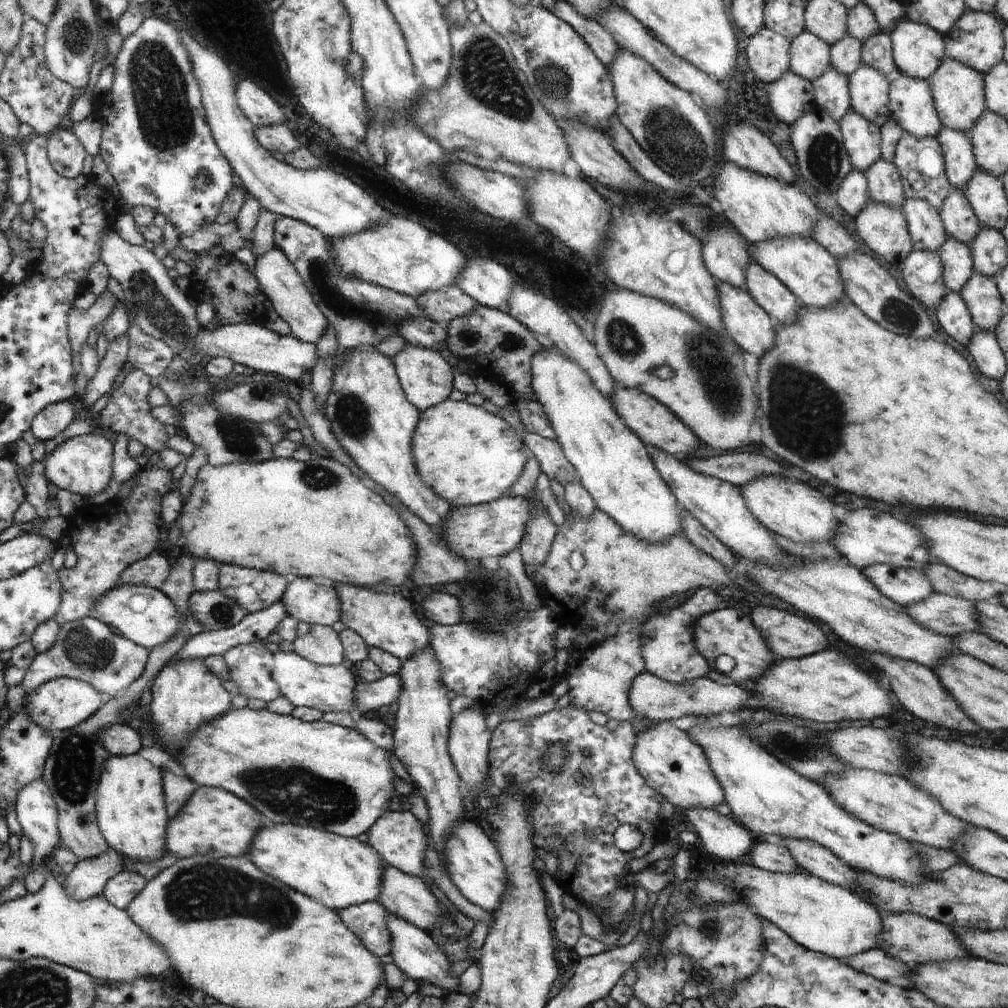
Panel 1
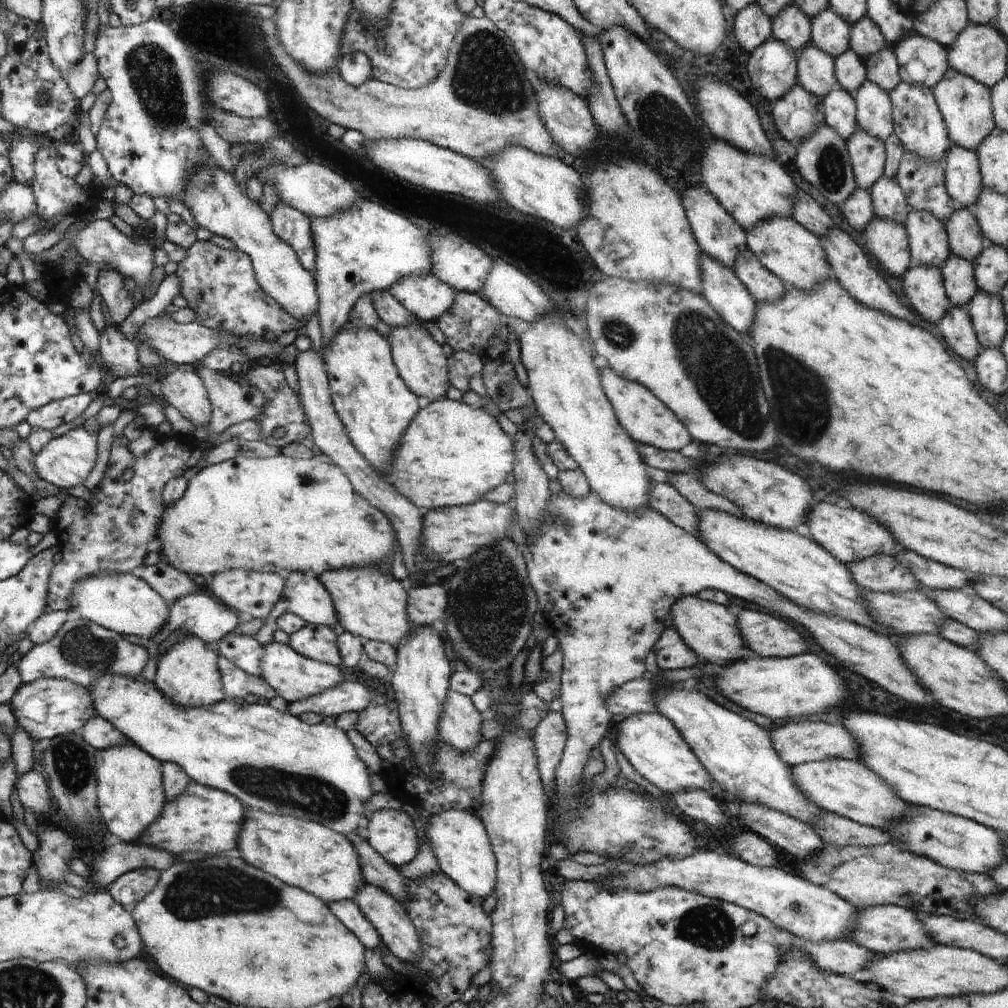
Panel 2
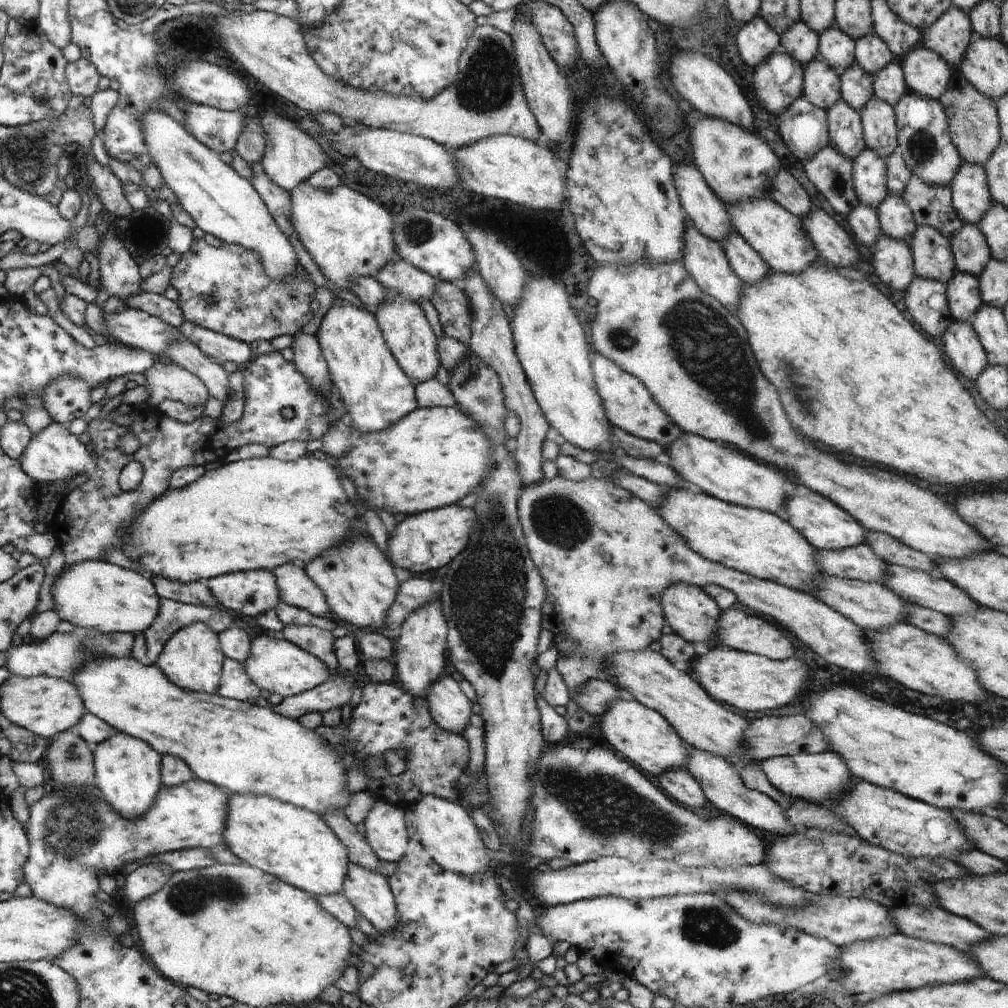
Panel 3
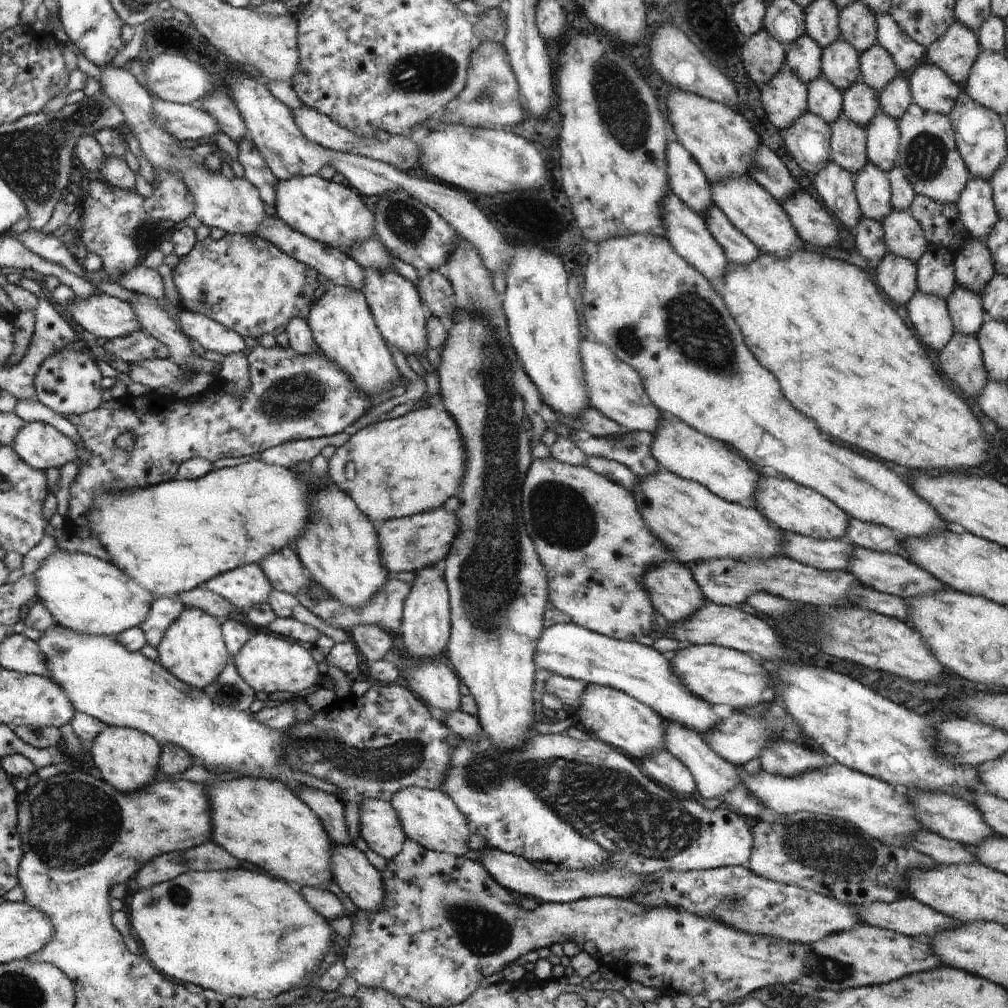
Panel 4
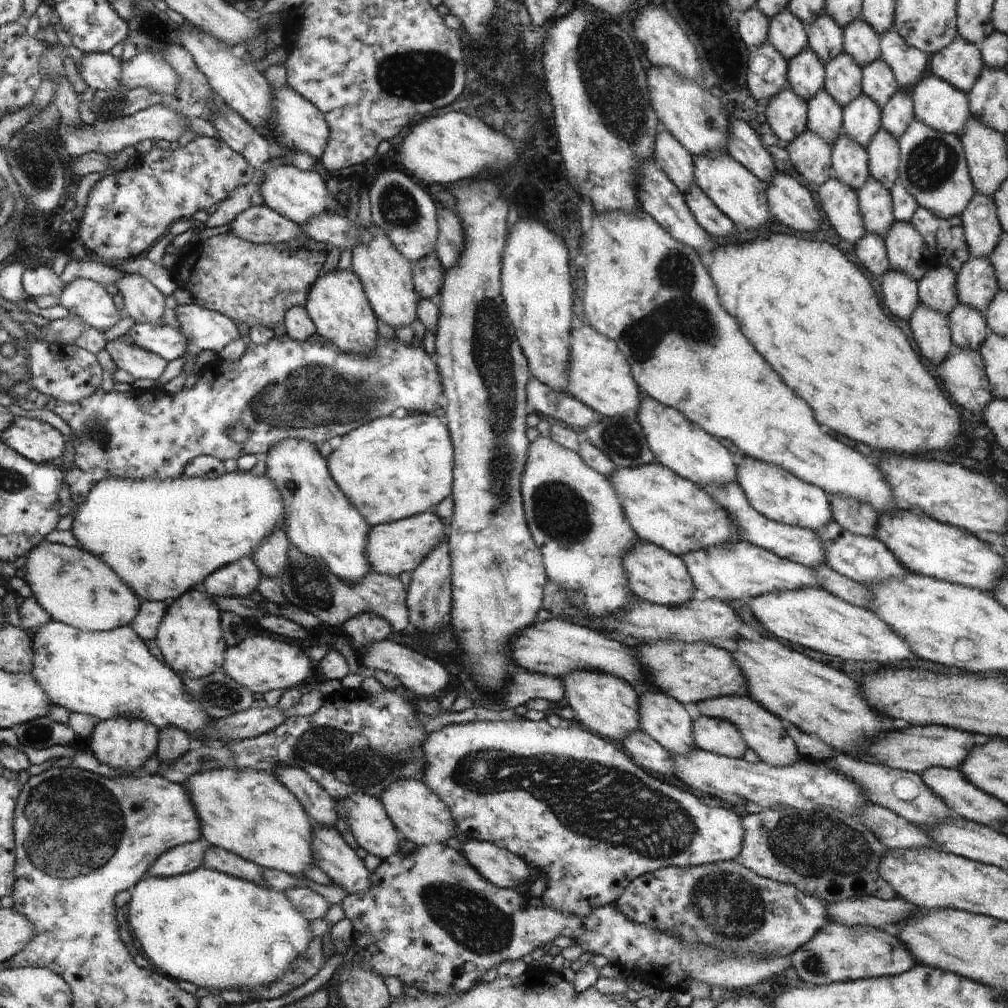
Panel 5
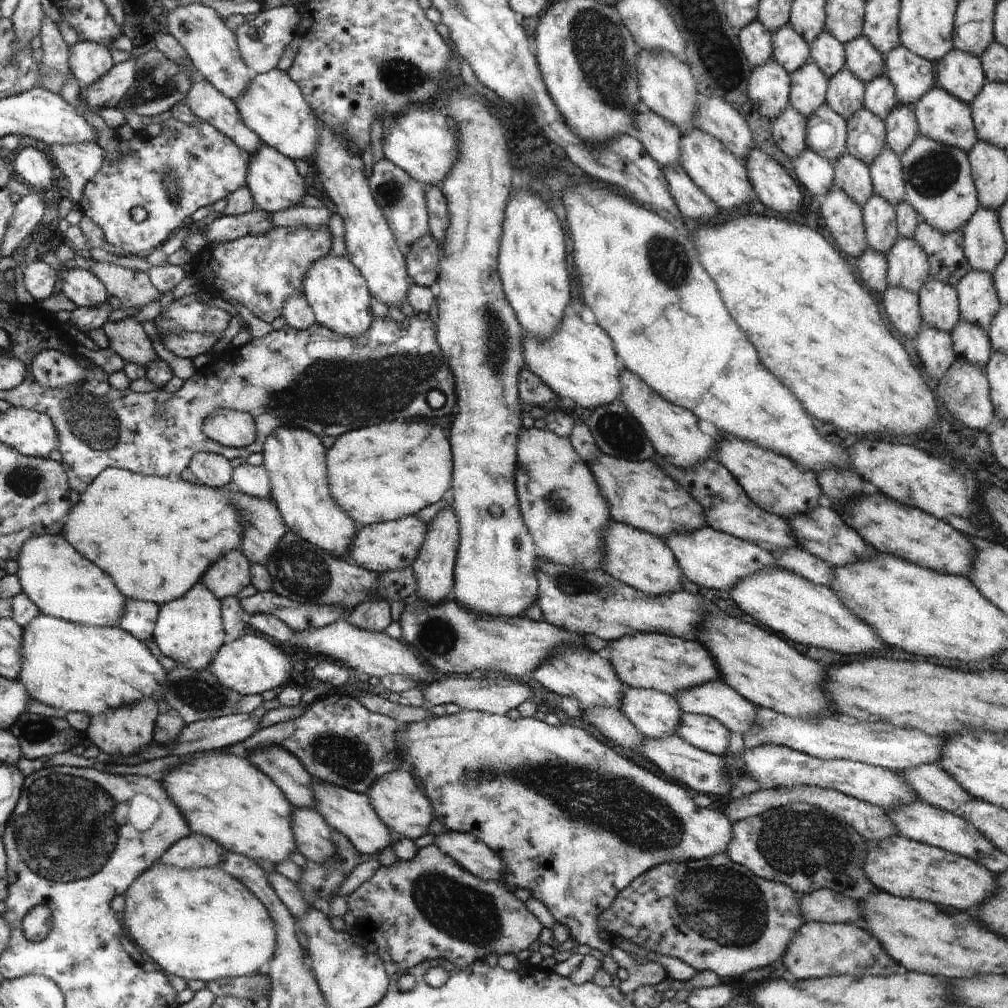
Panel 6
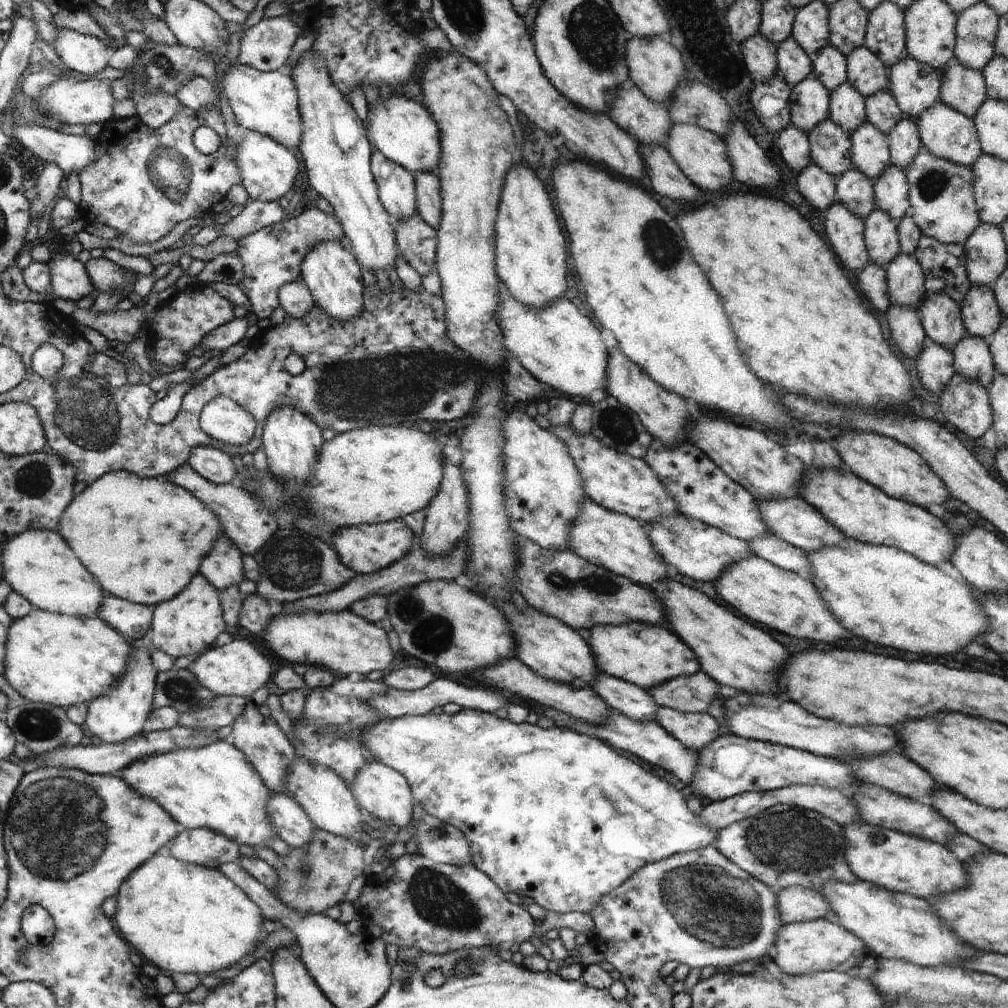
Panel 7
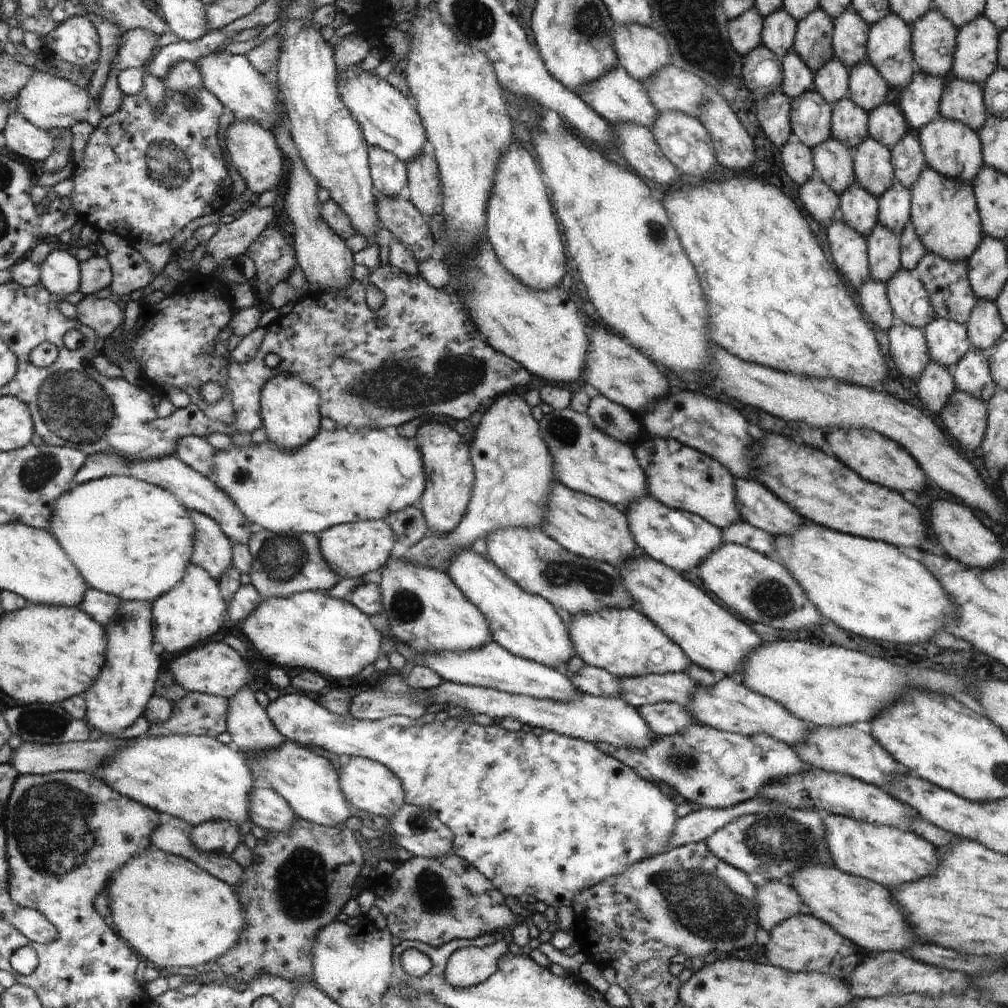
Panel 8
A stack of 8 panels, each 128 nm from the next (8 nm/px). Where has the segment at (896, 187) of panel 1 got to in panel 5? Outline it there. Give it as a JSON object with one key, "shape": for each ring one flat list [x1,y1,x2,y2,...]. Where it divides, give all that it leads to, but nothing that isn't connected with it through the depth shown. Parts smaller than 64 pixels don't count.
{"shape":[[894,222,883,238,889,268,901,271,917,282,934,261,921,235,910,223]]}

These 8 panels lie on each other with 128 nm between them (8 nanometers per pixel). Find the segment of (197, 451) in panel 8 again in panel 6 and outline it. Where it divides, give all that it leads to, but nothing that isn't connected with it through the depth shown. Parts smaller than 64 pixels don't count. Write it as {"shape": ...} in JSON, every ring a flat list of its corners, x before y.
{"shape":[[195,453,187,468,201,485,220,488,231,482,229,459,215,453]]}

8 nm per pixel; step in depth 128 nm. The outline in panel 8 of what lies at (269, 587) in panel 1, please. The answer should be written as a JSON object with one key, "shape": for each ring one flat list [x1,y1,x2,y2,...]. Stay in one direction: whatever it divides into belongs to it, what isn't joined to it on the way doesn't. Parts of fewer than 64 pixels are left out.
{"shape":[[187,509,187,514,194,526,193,546,188,562,203,568,211,578,217,580,231,565,232,542,208,516,191,509]]}

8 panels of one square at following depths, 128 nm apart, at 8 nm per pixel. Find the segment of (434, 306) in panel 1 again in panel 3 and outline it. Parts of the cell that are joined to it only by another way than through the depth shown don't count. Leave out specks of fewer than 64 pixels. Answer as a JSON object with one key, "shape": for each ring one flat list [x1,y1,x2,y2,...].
{"shape":[[401,259,386,262,380,268,382,270,377,271,374,278,384,288,393,289,417,304,420,298,429,300,430,294,433,294,436,280]]}

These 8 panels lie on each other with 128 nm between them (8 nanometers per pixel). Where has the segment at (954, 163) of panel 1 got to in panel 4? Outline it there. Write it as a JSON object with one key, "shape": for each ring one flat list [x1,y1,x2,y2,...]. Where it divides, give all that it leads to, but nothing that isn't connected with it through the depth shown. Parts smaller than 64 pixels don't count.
{"shape":[[970,177,954,205,959,220,967,231,967,238,985,242,990,228,998,219,989,183]]}

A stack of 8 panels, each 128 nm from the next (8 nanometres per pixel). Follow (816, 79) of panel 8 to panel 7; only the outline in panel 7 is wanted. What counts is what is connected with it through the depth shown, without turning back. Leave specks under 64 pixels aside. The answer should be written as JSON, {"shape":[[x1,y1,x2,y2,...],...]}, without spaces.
{"shape":[[827,44,811,57,812,72,815,78,830,93,834,88,846,82,845,57]]}

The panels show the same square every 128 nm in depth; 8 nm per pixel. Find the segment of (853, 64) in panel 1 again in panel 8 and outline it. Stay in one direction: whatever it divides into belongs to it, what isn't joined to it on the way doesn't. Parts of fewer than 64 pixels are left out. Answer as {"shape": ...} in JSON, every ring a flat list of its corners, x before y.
{"shape":[[868,136,852,153,855,182,872,197,882,195,895,182,890,152,879,141]]}

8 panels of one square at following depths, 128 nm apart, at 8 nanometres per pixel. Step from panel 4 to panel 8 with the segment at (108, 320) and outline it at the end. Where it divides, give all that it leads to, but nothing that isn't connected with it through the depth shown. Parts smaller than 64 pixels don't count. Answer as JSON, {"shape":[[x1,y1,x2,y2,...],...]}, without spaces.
{"shape":[[52,250,38,267,38,284,61,300,78,291,80,268,75,256,65,250]]}

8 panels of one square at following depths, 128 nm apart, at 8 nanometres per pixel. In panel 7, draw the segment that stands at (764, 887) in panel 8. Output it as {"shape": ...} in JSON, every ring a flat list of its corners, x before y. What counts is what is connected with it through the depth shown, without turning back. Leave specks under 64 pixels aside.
{"shape":[[793,885,774,894,775,906,782,924,815,919,833,919,823,897,813,889]]}

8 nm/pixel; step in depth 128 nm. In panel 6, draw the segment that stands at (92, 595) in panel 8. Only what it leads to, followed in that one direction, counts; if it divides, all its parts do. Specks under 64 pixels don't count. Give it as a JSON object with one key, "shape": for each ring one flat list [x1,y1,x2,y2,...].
{"shape":[[125,599,123,612,115,626,143,642,152,636,154,622,160,606,151,601]]}

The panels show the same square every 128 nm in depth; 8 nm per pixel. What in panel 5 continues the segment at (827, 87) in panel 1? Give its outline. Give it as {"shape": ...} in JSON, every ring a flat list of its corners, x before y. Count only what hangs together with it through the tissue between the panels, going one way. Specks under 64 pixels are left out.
{"shape":[[843,133,831,144,832,176,855,192,869,180,867,159,866,149]]}

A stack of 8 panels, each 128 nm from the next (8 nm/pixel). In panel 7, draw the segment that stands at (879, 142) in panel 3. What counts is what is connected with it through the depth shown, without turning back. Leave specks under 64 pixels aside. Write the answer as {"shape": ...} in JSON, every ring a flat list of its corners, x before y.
{"shape":[[889,164,875,179,871,180,875,206,893,221,909,212,908,184,904,172]]}

